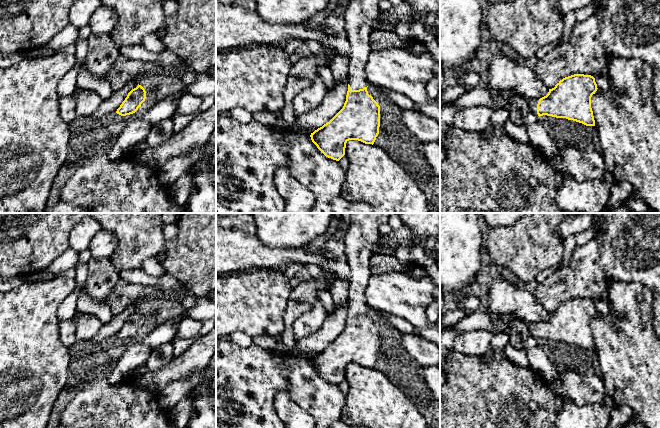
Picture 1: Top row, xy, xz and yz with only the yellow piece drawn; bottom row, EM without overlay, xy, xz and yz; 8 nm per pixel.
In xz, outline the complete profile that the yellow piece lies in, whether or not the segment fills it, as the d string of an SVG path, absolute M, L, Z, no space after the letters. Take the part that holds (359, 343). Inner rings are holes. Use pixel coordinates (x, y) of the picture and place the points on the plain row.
M351 213L351 226L344 238L350 267L346 325L329 346L310 359L317 372L333 384L345 379L349 364L373 369L379 358L380 330L368 318L365 290L371 275L371 247L381 236L379 227L393 214L398 213Z

